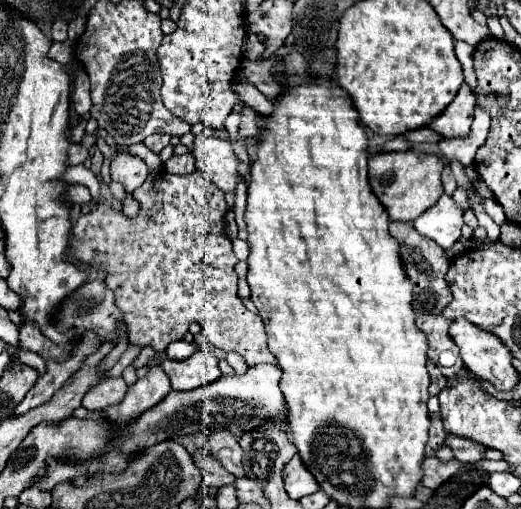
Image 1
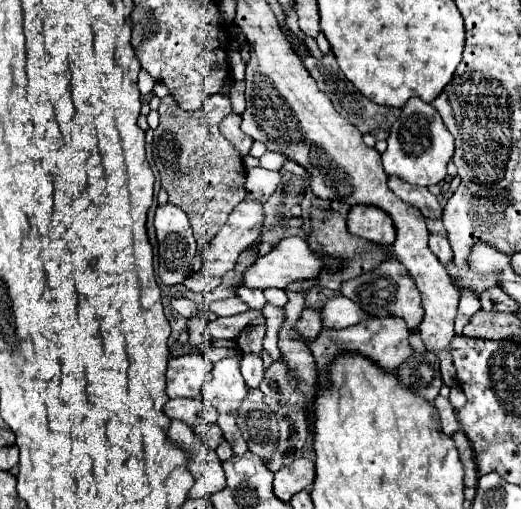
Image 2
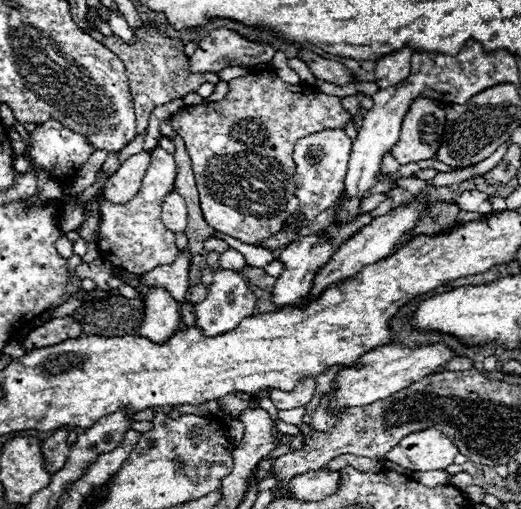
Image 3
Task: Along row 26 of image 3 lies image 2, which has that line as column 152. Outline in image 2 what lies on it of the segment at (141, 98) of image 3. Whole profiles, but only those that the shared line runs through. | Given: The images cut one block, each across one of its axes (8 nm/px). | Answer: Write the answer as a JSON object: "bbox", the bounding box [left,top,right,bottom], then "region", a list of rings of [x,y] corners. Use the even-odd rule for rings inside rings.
{"bbox":[152,94,246,250],"region":[[[224,94],[210,96],[208,102],[194,112],[178,110],[178,104],[170,100],[170,96],[160,98],[160,126],[154,130],[152,142],[154,164],[160,174],[160,186],[168,192],[170,202],[188,214],[198,250],[208,246],[214,234],[224,226],[232,208],[246,198],[246,168],[242,156],[218,130],[218,124],[230,112],[230,100]]]}

